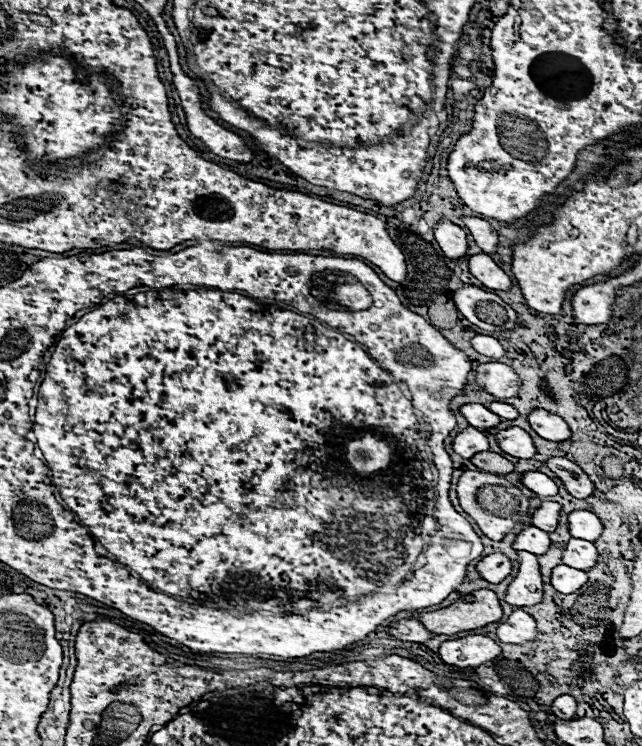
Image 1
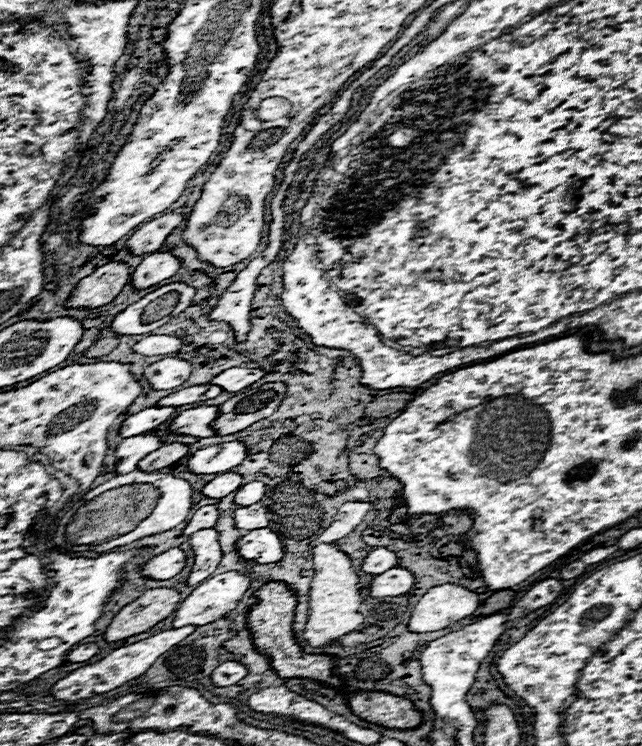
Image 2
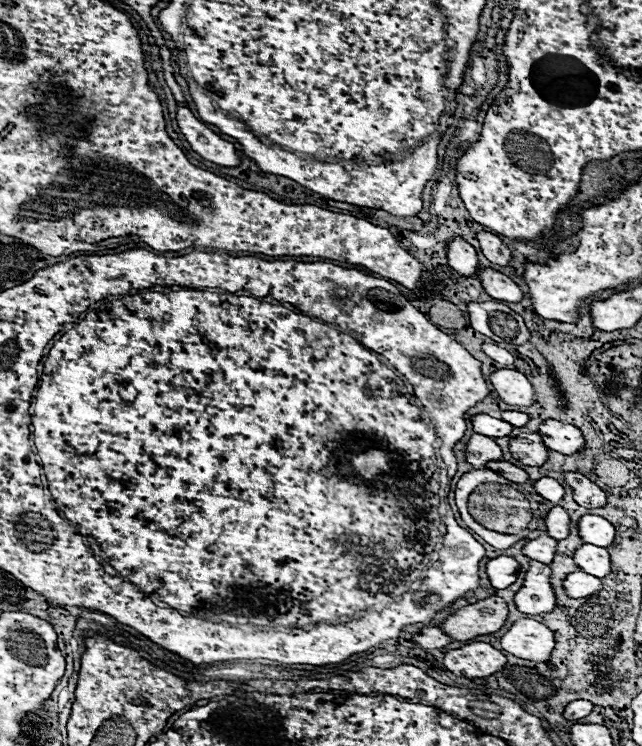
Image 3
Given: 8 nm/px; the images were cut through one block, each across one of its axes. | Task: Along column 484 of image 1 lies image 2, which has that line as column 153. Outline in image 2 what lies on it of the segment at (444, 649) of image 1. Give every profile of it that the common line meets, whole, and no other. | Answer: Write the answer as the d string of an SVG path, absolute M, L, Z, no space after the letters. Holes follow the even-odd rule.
M196 626L192 628L176 628L176 630L166 630L166 632L160 632L152 638L146 638L142 642L136 642L136 644L130 644L130 646L124 646L124 648L118 648L114 652L110 652L106 658L94 662L94 664L88 664L88 666L82 666L70 674L66 674L64 678L60 678L58 682L52 684L50 688L50 694L58 700L82 700L82 698L92 698L96 694L104 694L104 692L110 692L134 678L138 678L140 674L144 674L158 656L162 656L166 650L170 650L174 644L178 644L180 640L184 640L188 636L188 632L196 630Z

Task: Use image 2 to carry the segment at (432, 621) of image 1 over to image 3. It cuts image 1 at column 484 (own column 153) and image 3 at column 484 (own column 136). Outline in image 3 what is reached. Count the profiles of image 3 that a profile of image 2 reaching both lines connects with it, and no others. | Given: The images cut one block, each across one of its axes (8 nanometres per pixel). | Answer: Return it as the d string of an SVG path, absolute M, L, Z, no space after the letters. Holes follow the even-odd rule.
M488 596L474 604L466 604L442 622L442 632L452 640L472 640L482 634L492 634L504 626L508 606L500 596Z

